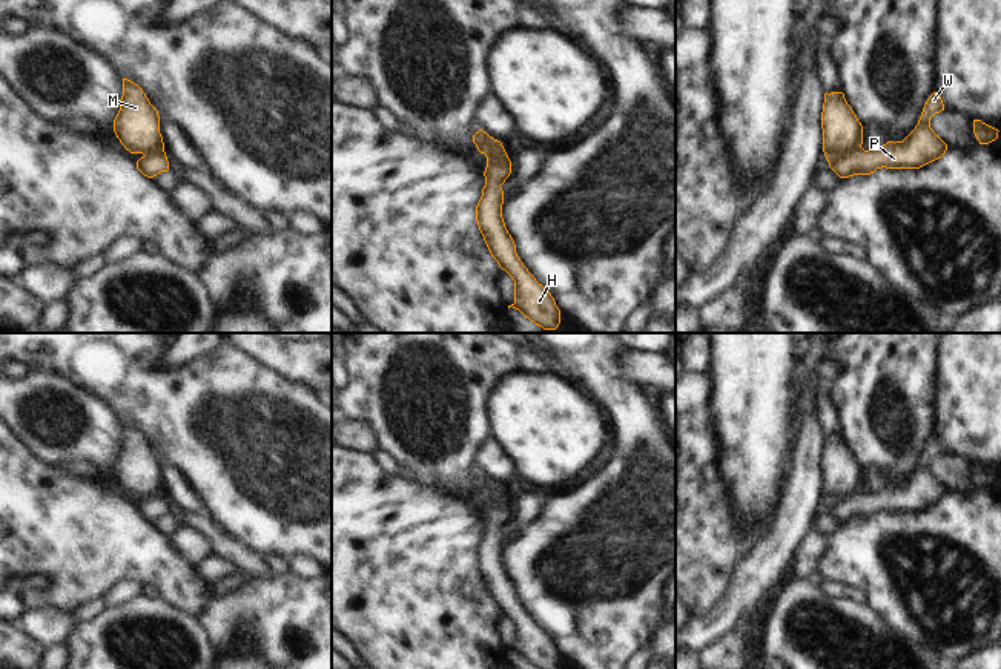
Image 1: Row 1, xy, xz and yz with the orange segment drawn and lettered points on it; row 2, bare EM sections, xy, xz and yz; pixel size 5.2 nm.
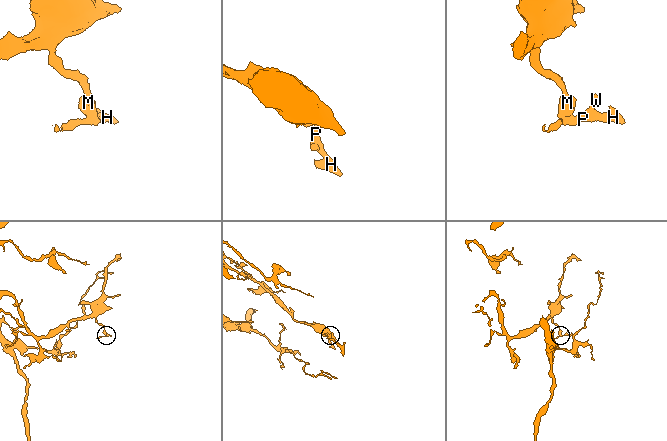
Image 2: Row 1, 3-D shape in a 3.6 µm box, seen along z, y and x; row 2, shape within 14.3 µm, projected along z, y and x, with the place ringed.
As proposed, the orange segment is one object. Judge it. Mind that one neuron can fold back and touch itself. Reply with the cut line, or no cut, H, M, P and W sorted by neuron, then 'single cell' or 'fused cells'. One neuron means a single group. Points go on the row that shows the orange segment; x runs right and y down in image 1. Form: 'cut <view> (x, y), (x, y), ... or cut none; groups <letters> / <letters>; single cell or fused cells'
cut yz (860, 145), (828, 161); groups H P W / M; fused cells

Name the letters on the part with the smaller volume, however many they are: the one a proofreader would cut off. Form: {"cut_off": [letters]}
{"cut_off": ["H", "P", "W"]}

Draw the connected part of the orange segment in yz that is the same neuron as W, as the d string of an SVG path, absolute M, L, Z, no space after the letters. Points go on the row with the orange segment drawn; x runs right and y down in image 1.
M933 92L921 112L918 124L903 141L887 141L881 147L864 150L861 146L851 153L831 160L829 167L840 176L871 175L877 169L920 169L941 158L947 144L932 130L930 118L944 110L940 94Z

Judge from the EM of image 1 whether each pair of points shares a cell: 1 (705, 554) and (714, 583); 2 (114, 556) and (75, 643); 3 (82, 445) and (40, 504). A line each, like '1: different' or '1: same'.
1: same
2: different
3: different

